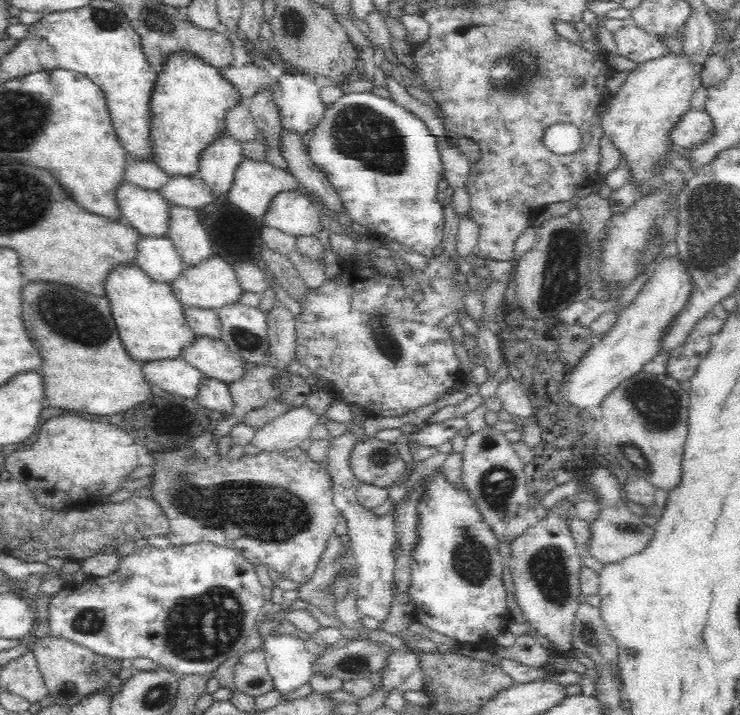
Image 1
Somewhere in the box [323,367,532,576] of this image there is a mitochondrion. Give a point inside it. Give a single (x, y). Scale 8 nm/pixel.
(495, 482)

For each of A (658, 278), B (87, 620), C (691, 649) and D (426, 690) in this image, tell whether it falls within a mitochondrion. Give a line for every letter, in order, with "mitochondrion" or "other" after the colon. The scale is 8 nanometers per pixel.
A: other
B: mitochondrion
C: other
D: other

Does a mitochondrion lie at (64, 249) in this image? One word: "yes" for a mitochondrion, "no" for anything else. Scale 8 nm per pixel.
no

